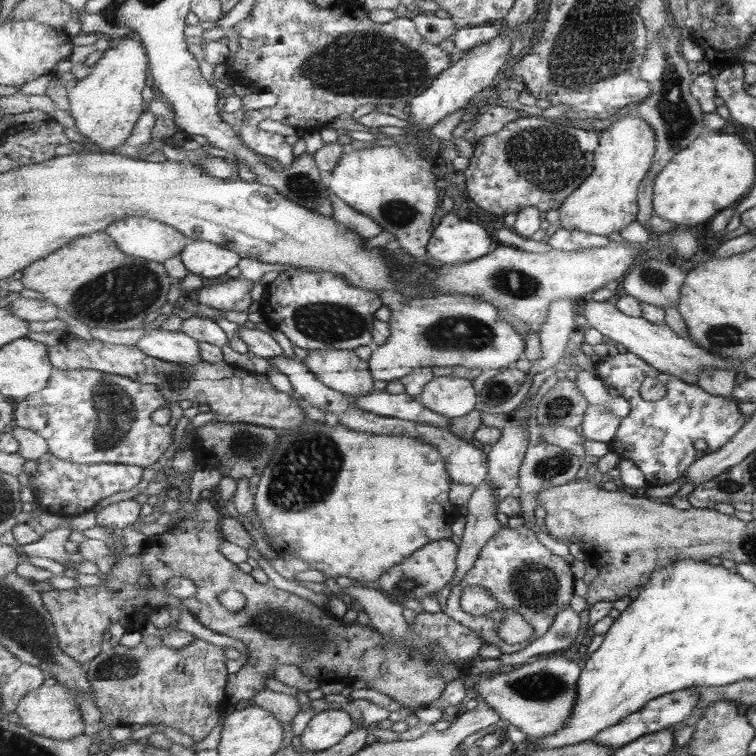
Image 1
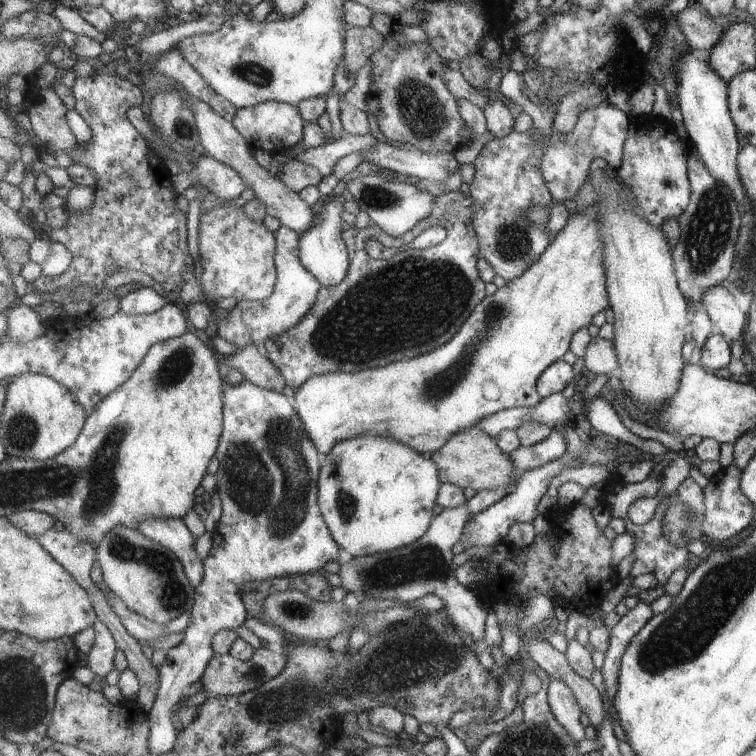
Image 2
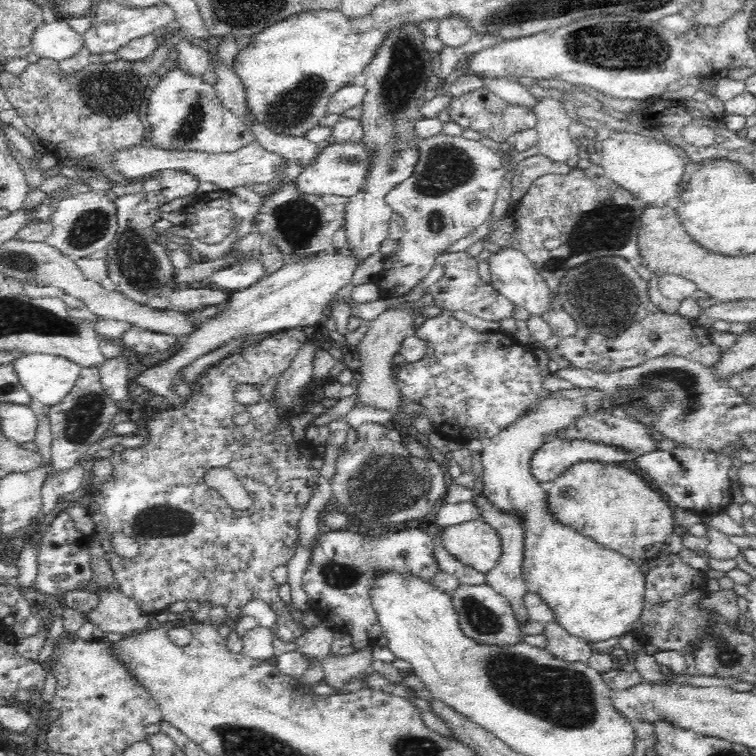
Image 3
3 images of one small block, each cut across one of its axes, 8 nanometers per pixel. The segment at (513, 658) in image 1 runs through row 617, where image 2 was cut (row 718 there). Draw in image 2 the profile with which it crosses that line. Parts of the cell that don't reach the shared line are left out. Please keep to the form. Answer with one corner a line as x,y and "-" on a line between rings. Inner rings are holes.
552,680
550,683
549,704
551,710
557,718
557,722
577,740
585,740
588,738
587,728
583,728
581,718
583,718
583,709
577,702
577,697
573,694
573,690
569,688
569,684
565,684
563,680

